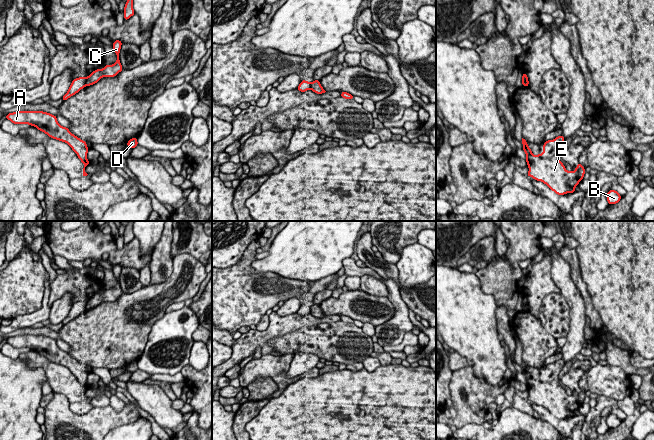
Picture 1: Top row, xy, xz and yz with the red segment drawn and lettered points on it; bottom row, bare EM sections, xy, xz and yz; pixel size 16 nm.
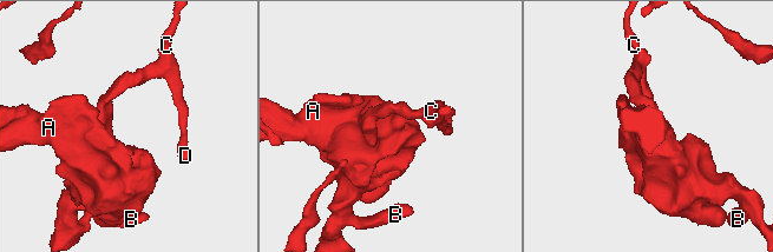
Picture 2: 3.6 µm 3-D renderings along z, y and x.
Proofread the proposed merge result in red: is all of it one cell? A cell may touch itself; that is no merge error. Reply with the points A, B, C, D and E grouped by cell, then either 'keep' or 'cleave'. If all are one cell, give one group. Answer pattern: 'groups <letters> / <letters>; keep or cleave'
groups A B E / C D; cleave

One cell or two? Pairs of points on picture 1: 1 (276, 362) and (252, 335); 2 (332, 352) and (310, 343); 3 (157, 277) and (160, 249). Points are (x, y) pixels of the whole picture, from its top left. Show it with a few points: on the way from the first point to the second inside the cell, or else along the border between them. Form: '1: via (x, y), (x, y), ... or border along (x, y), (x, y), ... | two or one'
1: border along (273, 353), (262, 355) | two
2: via (327, 347), (323, 343), (315, 343) | one
3: via (158, 270), (160, 256) | one

